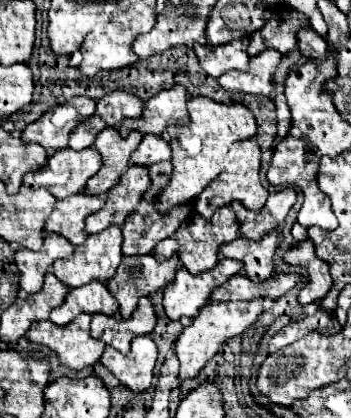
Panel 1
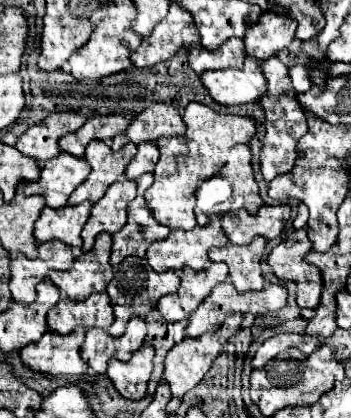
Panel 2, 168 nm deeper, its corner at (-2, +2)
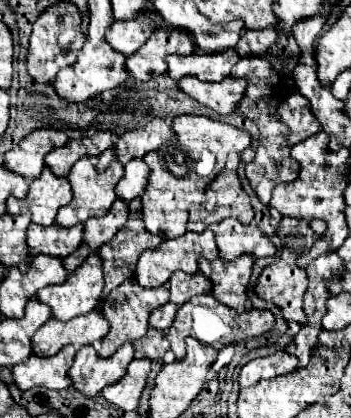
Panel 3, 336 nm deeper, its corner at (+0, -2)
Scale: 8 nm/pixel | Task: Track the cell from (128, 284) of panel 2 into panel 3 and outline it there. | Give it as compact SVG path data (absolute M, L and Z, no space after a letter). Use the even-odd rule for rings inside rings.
M129 280L123 282L121 286L117 286L109 298L103 302L103 316L109 322L109 334L101 340L101 344L95 344L95 350L101 358L109 358L117 352L117 348L121 348L125 342L135 342L139 338L145 336L149 324L149 316L155 308L163 306L165 302L169 302L169 290L165 286L161 288L153 288L153 290L145 290L143 286L137 286L137 280Z

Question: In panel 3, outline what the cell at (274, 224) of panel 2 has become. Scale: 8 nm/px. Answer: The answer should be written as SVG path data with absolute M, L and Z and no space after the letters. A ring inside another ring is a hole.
M233 217L217 224L215 240L219 246L219 258L223 260L235 260L241 254L251 254L255 258L275 254L275 246L255 224L241 226Z

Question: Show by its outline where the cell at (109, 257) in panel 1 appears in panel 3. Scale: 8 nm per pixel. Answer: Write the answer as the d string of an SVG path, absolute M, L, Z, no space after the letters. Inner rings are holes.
M97 252L89 254L85 262L69 274L65 284L49 286L37 292L37 300L51 308L53 318L67 322L75 316L89 314L99 302L103 290L103 270Z

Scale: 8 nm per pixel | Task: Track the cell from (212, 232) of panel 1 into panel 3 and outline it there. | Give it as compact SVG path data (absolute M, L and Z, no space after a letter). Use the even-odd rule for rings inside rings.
M187 234L185 240L187 250L181 250L181 254L179 254L179 242L177 248L169 250L167 240L161 242L157 250L147 250L145 254L141 254L135 270L135 280L145 288L157 288L163 286L169 280L169 276L179 268L187 274L195 274L201 250L197 246L197 238L193 238L191 234Z

